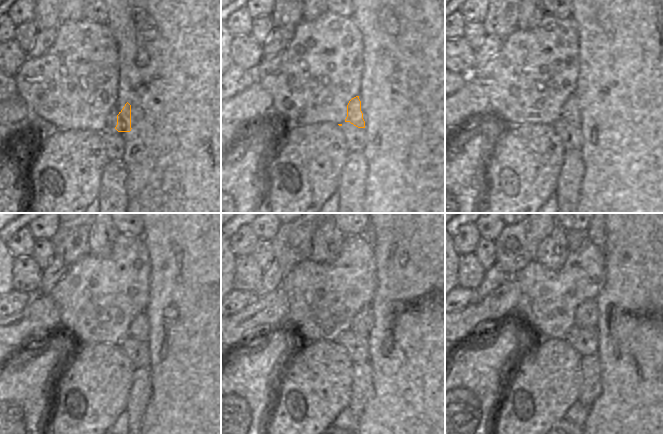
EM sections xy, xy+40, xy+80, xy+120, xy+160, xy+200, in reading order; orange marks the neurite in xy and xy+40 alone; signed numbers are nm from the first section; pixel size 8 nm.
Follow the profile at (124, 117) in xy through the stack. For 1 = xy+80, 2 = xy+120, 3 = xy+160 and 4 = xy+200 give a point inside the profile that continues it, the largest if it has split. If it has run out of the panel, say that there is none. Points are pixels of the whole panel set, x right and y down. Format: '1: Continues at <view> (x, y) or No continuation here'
1: Continues at xy+80 (573, 112)
2: Continues at xy+120 (139, 327)
3: Continues at xy+160 (362, 323)
4: Continues at xy+200 (586, 315).

